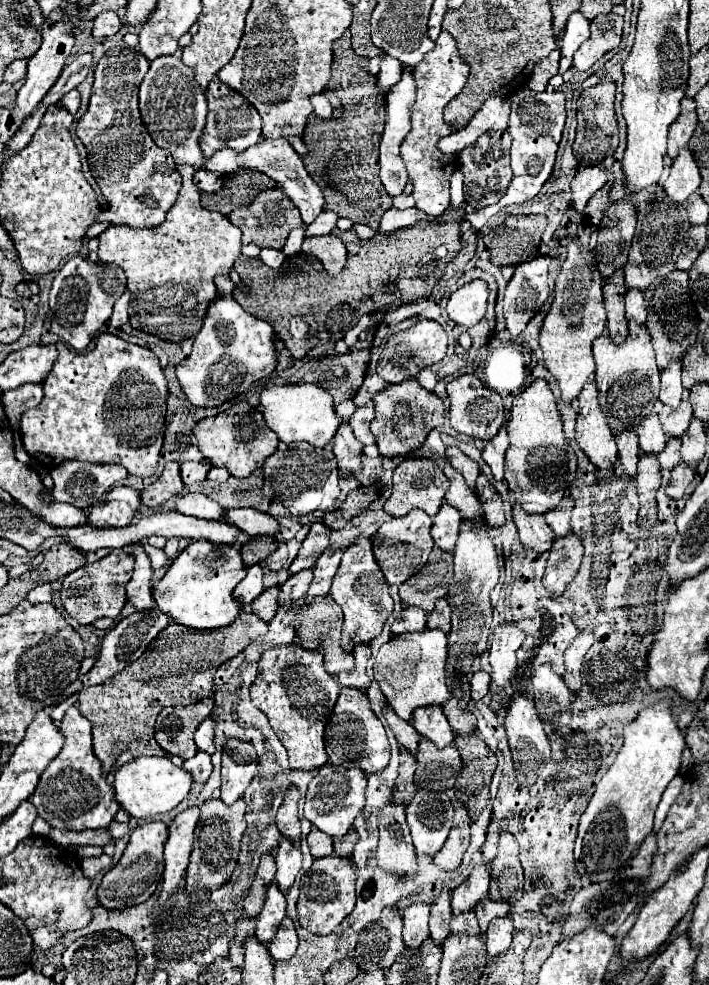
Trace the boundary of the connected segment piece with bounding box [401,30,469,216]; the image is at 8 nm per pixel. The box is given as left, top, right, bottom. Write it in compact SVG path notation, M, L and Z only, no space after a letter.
M443 30L435 42L435 48L423 56L423 62L413 68L413 78L417 86L417 96L411 106L411 132L401 144L401 156L405 160L409 180L413 182L415 206L431 216L441 216L449 206L449 182L453 172L459 168L459 160L447 160L437 148L439 138L457 132L457 128L443 122L443 110L449 100L453 100L469 76L469 66L459 56L455 40Z

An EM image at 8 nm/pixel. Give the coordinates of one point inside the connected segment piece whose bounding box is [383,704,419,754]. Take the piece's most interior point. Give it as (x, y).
(405, 733)

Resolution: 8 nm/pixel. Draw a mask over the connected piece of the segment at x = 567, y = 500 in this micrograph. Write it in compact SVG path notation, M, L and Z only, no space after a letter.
M565 496L559 506L555 506L553 510L549 510L549 514L545 514L547 518L547 524L553 528L555 536L565 536L571 532L571 526L569 526L569 518L571 518L571 510L573 510L575 502L571 496Z

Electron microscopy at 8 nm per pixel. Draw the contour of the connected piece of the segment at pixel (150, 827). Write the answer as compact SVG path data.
M155 820L145 822L137 826L129 838L129 844L119 860L117 866L113 866L101 880L97 888L97 902L99 906L107 910L123 910L127 906L143 904L161 882L161 870L163 870L163 844L167 840L167 824Z

